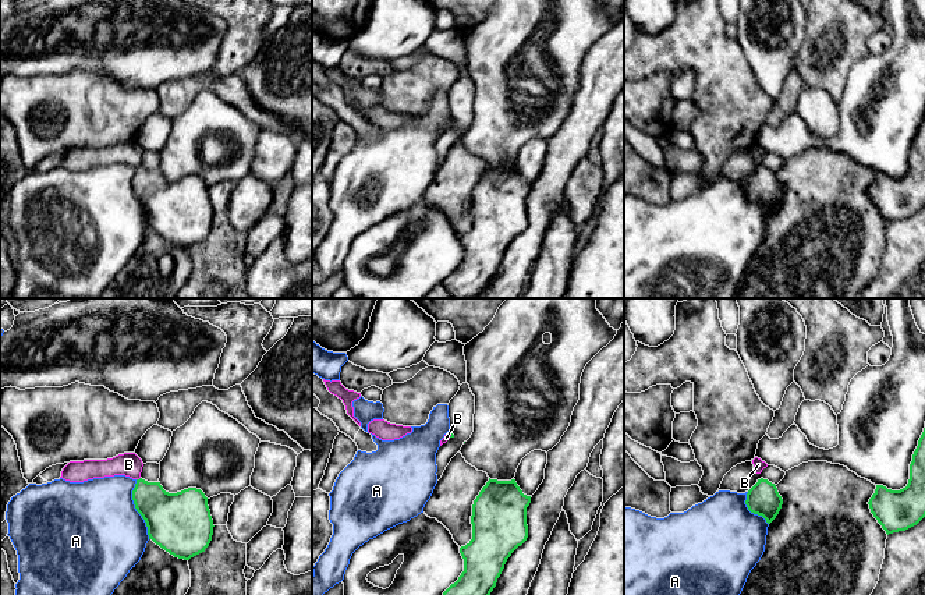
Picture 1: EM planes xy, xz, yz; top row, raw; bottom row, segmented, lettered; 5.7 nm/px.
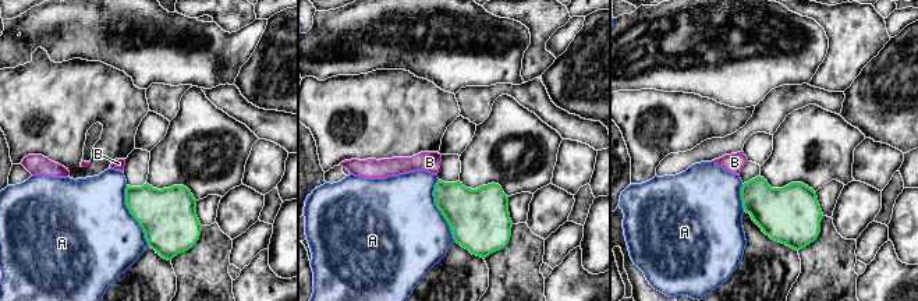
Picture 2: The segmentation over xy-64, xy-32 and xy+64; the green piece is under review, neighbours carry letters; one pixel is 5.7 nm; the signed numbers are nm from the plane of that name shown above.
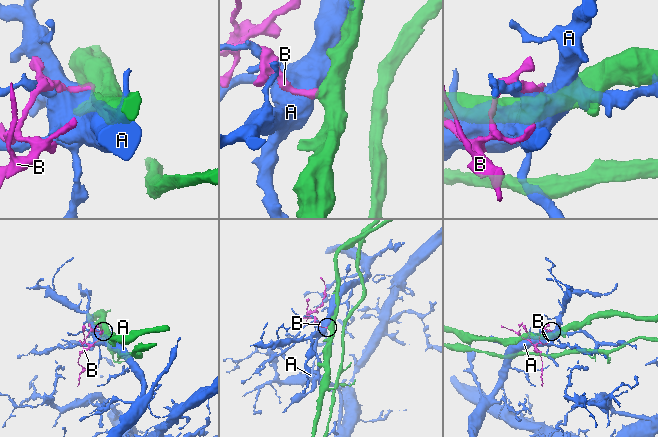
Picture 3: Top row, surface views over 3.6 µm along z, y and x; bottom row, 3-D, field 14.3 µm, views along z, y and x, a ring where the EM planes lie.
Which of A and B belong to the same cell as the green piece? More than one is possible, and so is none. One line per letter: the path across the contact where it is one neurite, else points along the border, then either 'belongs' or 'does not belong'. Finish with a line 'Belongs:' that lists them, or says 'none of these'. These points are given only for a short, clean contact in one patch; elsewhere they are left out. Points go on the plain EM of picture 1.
A: does not belong
B: along xy (140, 165), (137, 167) | does not belong
Belongs: none of these

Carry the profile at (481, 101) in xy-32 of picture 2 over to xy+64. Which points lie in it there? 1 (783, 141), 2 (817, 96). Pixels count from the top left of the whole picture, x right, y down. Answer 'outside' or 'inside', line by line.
1: outside
2: inside

